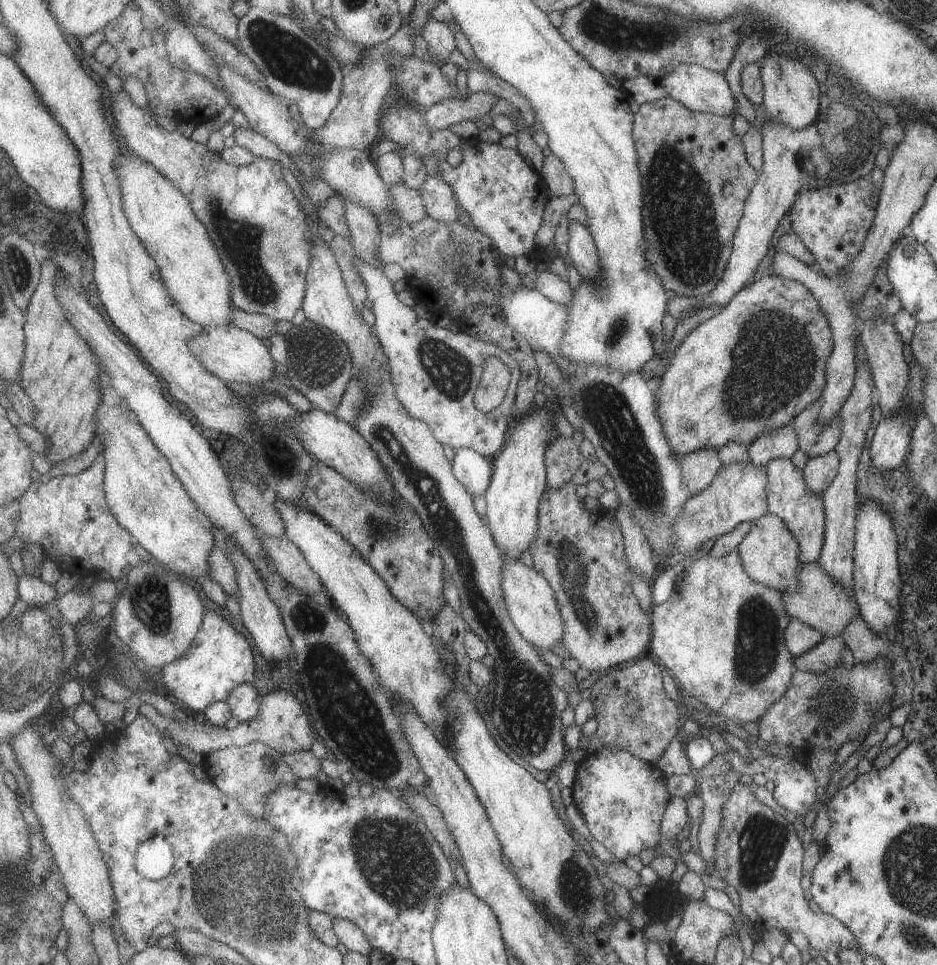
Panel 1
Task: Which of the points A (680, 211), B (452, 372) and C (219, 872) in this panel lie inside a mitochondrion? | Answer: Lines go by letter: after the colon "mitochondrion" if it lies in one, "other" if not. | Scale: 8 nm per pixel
A: mitochondrion
B: mitochondrion
C: mitochondrion

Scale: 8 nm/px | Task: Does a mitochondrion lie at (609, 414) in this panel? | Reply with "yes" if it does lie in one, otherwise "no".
yes

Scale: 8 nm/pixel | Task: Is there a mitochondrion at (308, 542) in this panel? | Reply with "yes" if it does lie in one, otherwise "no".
no

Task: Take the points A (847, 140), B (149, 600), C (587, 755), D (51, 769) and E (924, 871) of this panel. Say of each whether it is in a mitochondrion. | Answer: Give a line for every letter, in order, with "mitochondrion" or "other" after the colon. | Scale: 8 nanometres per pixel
A: mitochondrion
B: mitochondrion
C: other
D: other
E: mitochondrion

